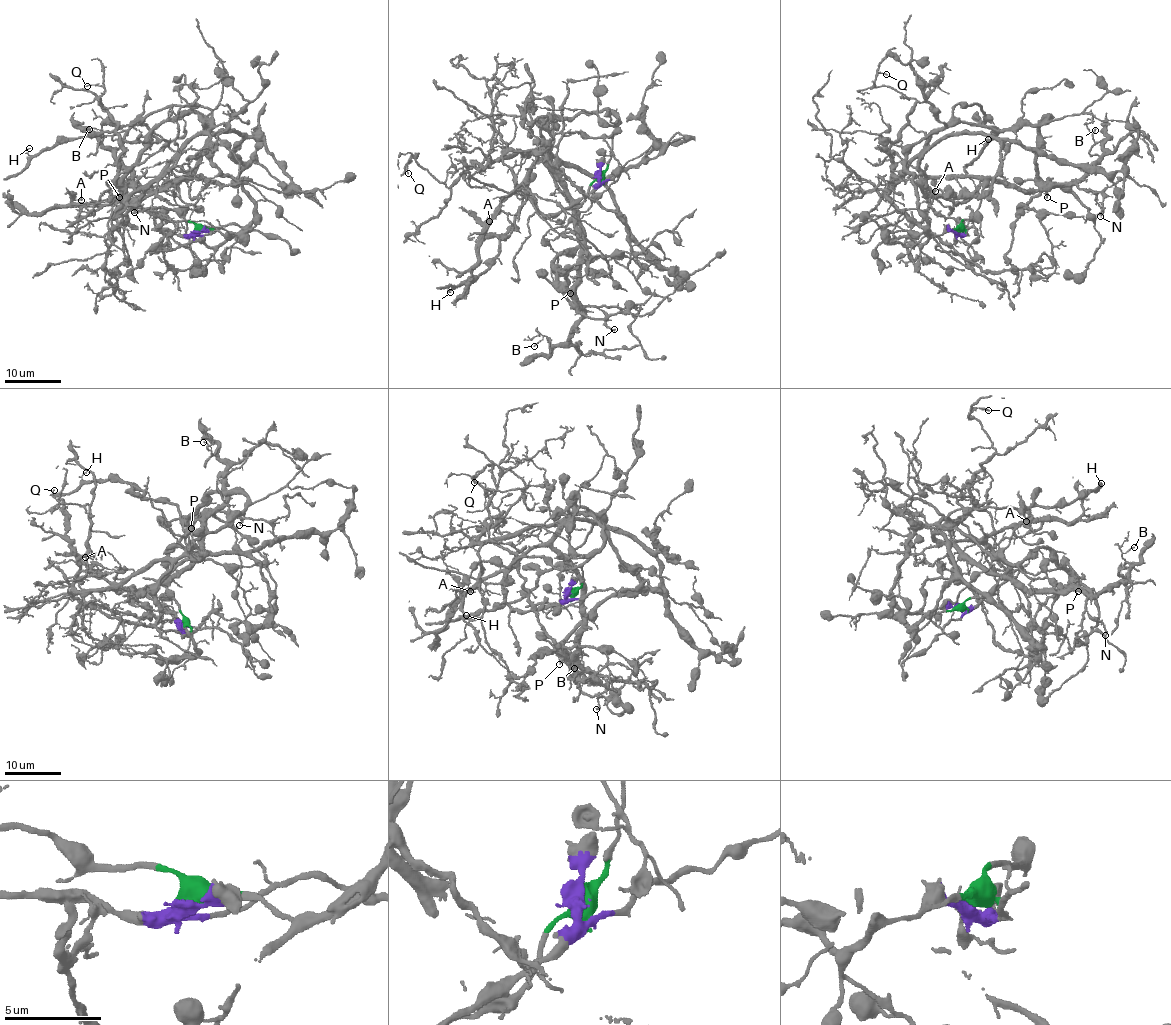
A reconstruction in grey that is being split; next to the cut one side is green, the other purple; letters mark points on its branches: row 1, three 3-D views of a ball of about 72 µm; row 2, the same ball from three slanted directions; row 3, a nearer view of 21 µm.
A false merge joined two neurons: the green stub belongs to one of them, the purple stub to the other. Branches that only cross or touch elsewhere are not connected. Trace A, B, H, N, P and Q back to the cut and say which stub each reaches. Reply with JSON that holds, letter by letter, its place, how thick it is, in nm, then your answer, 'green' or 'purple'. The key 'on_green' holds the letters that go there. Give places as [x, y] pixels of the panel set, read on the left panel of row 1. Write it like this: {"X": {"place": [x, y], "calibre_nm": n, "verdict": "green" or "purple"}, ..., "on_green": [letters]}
{"A": {"place": [81, 200], "calibre_nm": 170, "verdict": "purple"}, "B": {"place": [89, 129], "calibre_nm": 110, "verdict": "purple"}, "H": {"place": [29, 148], "calibre_nm": 100, "verdict": "green"}, "N": {"place": [134, 212], "calibre_nm": 140, "verdict": "purple"}, "P": {"place": [119, 197], "calibre_nm": 220, "verdict": "green"}, "Q": {"place": [87, 86], "calibre_nm": 110, "verdict": "green"}, "on_green": ["H", "P", "Q"]}

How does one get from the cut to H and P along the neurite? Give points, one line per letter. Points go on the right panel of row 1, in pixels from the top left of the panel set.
H: (958, 230), (929, 235), (907, 153), (956, 103), (979, 104), (997, 131), (988, 139)
P: (958, 230), (929, 235), (905, 166), (913, 146), (952, 123), (1010, 130), (1047, 117), (1035, 162), (1048, 198)

